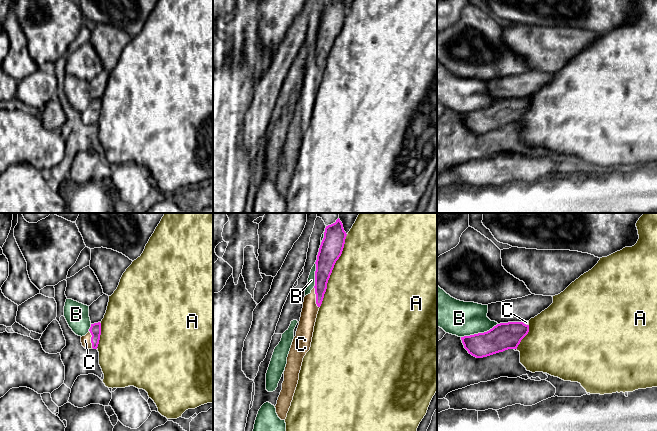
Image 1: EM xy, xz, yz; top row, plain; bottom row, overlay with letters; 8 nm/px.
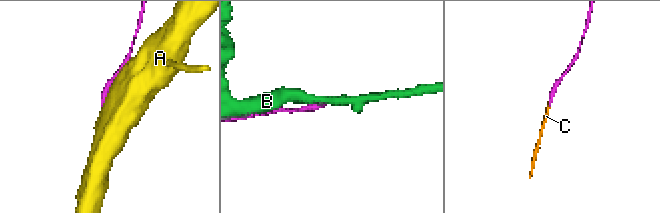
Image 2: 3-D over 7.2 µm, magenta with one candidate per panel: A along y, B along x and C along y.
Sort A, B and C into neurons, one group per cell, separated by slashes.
A / B / C

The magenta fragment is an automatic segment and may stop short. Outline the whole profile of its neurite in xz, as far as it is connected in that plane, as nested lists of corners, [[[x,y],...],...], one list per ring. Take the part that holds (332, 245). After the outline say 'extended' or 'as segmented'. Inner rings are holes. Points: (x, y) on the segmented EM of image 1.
[[[339,218],[335,223],[325,228],[324,238],[315,262],[315,286],[311,293],[304,297],[296,336],[287,357],[282,390],[275,406],[276,413],[281,420],[286,419],[291,406],[303,358],[311,347],[314,326],[327,289],[327,283],[336,261],[342,254],[346,236],[347,234]]]; extended

